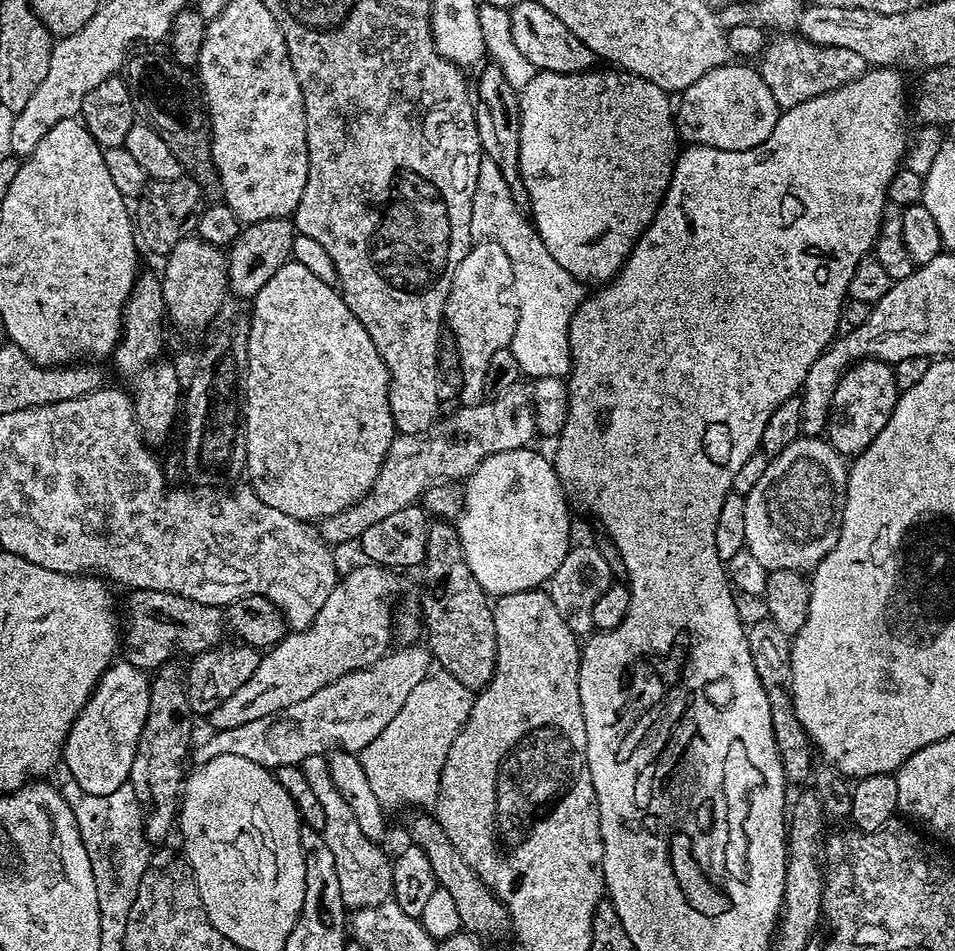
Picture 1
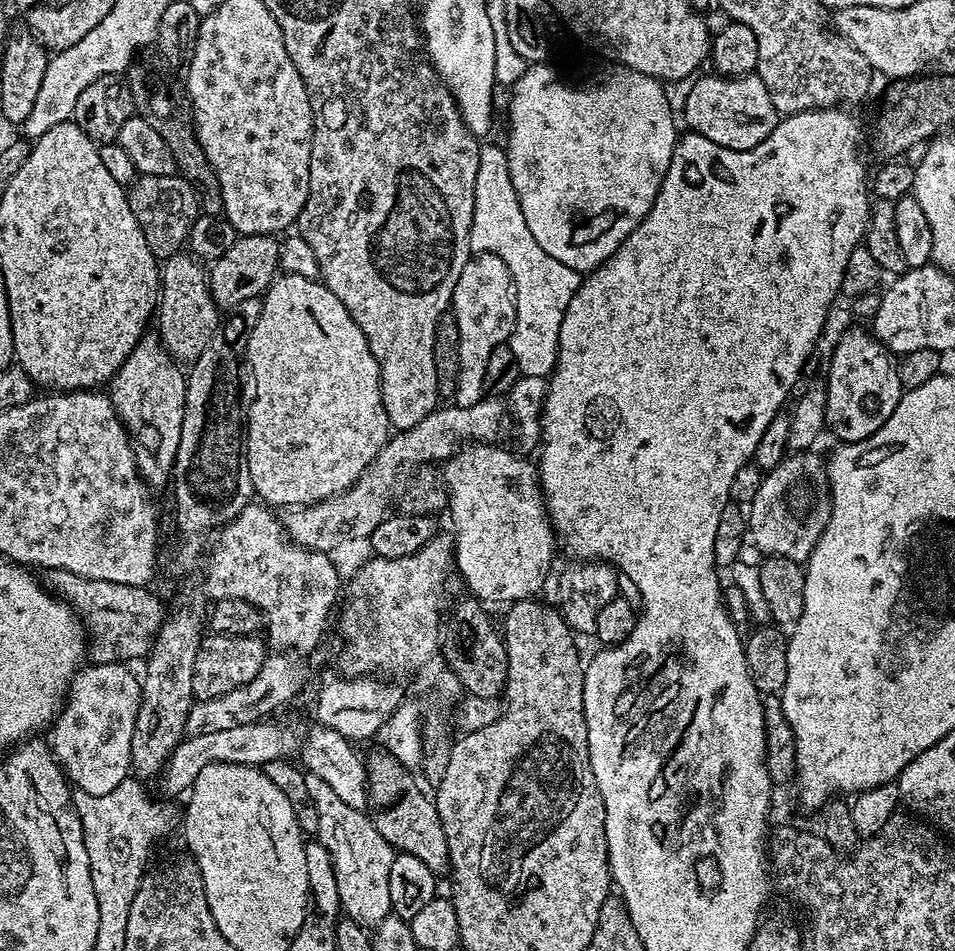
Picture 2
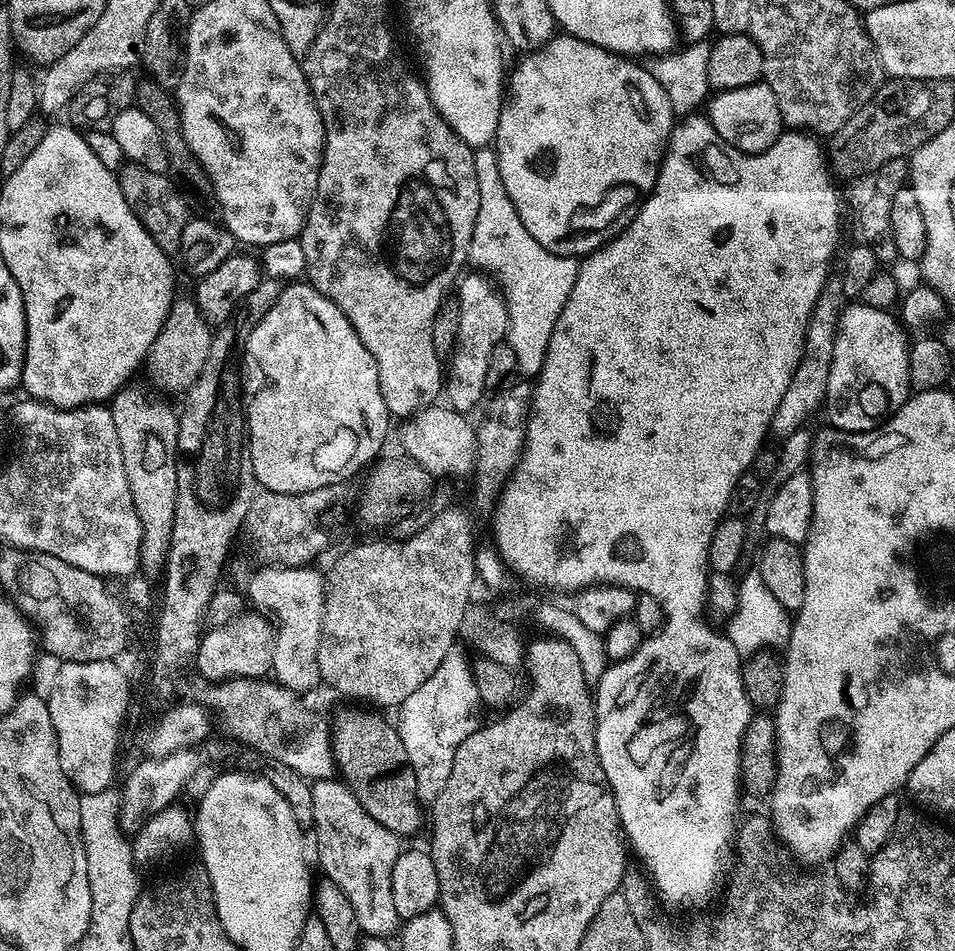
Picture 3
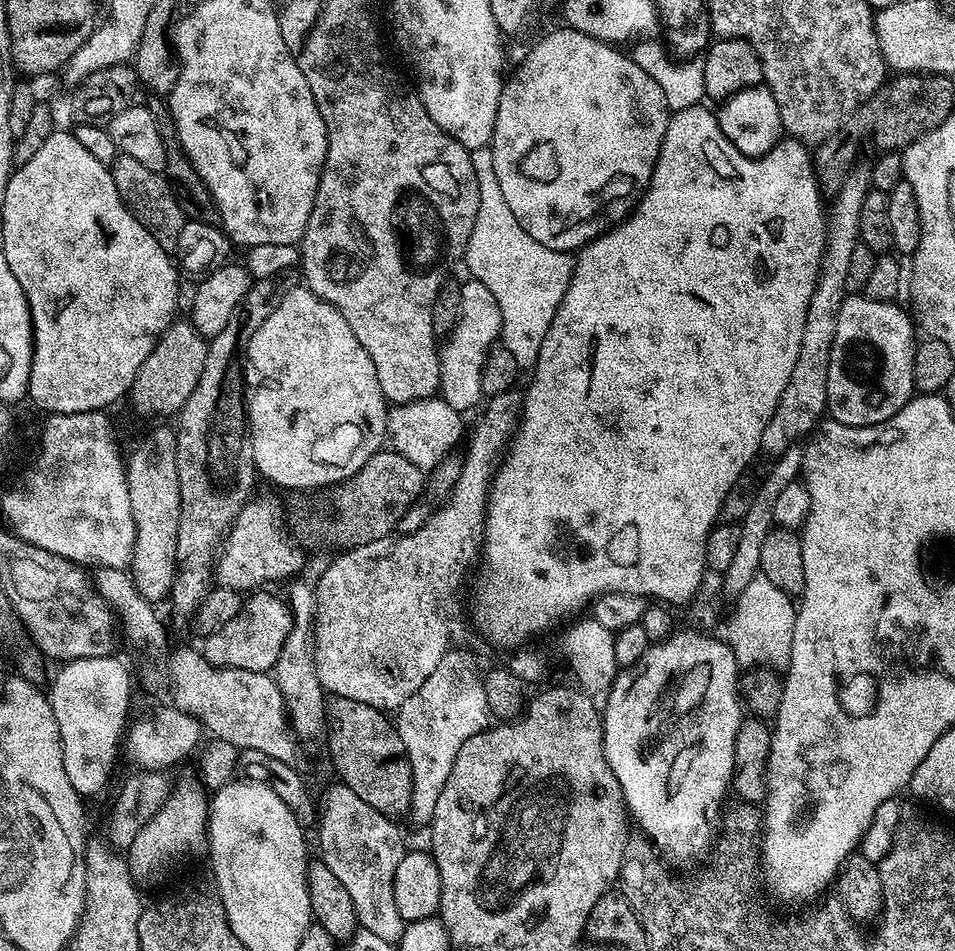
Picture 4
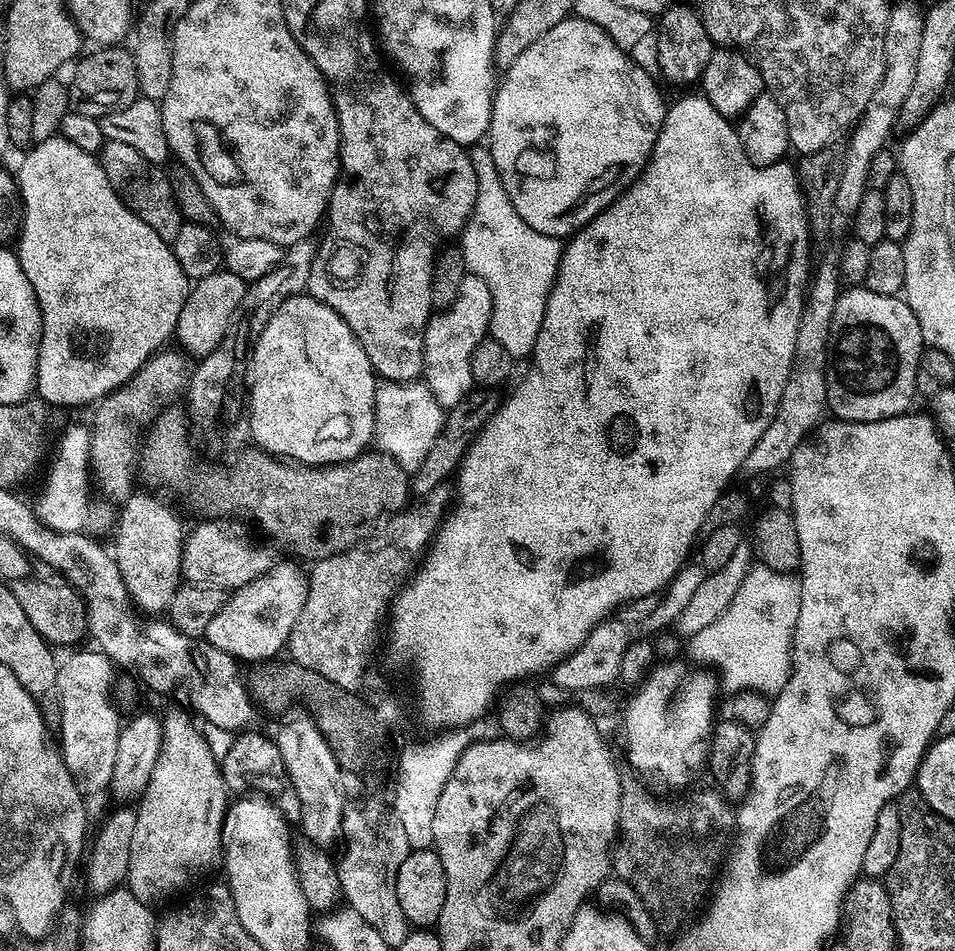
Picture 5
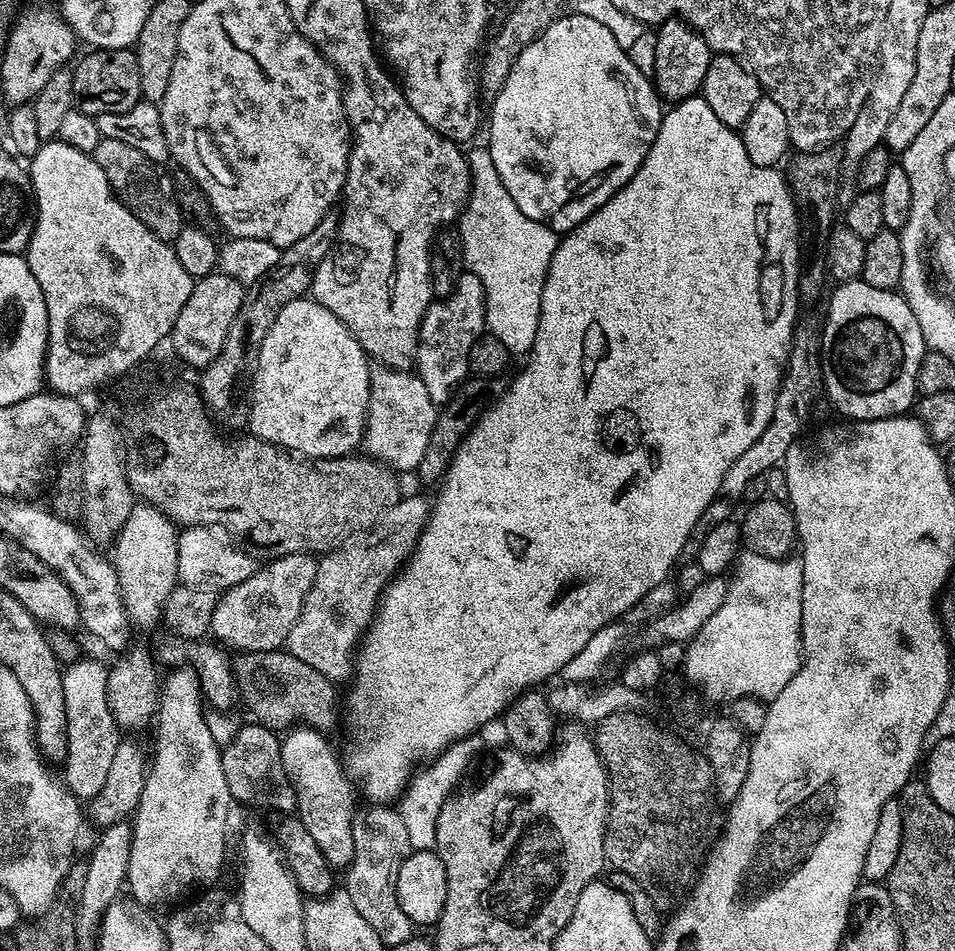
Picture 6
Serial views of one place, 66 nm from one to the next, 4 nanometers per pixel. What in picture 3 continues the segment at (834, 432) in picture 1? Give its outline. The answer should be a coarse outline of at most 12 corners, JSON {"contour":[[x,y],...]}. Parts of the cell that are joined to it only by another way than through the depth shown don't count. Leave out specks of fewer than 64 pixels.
{"contour":[[891,311],[840,313],[822,412],[869,432],[908,401]]}

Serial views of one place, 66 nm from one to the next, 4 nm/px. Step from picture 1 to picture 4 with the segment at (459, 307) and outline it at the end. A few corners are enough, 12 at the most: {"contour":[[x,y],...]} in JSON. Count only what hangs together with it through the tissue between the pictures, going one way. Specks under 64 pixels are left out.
{"contour":[[460,284],[458,326],[439,349],[442,399],[481,403],[482,366],[499,341],[494,294]]}

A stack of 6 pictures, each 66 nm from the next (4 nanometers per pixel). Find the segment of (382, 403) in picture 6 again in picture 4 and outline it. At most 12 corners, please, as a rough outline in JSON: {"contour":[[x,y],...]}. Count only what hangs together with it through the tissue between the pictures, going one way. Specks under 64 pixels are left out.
{"contour":[[442,398],[388,409],[391,447],[431,470],[466,436]]}

